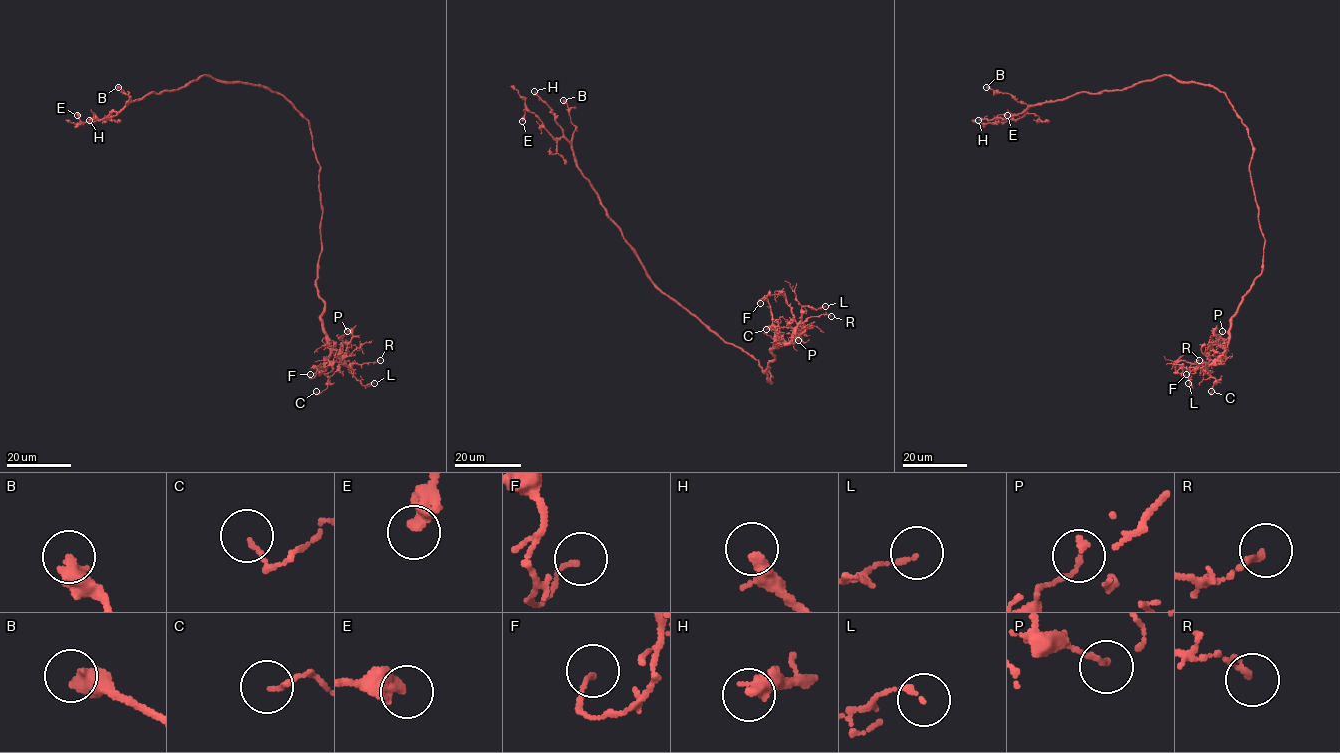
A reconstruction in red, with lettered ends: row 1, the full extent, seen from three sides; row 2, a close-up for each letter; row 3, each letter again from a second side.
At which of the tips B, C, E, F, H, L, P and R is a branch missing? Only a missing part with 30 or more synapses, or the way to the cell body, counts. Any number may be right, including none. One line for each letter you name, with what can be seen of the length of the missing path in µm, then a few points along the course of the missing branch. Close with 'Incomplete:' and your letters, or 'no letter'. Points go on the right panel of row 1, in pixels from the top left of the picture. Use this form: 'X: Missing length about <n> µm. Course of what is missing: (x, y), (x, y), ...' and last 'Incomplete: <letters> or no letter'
H: Missing length about 20 µm. Course of what is missing: (978, 120), (955, 127), (947, 118)
Incomplete: H

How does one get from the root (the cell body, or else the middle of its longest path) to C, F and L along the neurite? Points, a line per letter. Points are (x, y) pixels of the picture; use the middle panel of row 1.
C: (737, 347), (764, 371), (770, 368), (771, 384), (766, 367), (780, 343), (772, 326), (779, 333), (766, 329)
F: (737, 347), (764, 371), (770, 368), (771, 384), (766, 367), (780, 342), (768, 301), (761, 298), (760, 303)
L: (737, 347), (764, 371), (770, 368), (771, 384), (766, 373), (771, 350), (790, 340), (803, 307), (825, 306)

